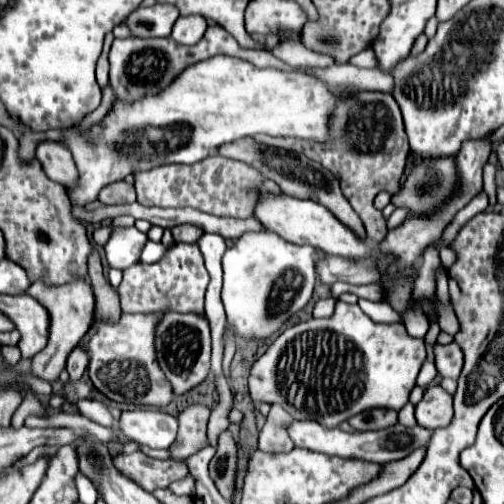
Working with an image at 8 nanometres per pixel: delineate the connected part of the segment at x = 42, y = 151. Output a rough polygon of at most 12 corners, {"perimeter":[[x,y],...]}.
{"perimeter":[[39,142],[35,156],[51,180],[73,184],[77,168],[61,142]]}

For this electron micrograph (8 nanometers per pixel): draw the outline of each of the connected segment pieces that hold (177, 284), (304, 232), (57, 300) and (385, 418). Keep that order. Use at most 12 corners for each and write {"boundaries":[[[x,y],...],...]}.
{"boundaries":[[[175,242],[157,264],[131,266],[121,310],[205,314],[199,246]],[[261,190],[253,216],[293,244],[377,256],[325,206]],[[81,278],[25,290],[47,308],[47,346],[31,372],[53,382],[91,326],[95,298]],[[387,408],[361,412],[349,420],[353,430],[383,430],[397,422]]]}

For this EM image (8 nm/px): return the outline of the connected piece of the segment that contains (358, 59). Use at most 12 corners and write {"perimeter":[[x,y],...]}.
{"perimeter":[[371,48],[355,54],[349,64],[377,68],[379,62]]}

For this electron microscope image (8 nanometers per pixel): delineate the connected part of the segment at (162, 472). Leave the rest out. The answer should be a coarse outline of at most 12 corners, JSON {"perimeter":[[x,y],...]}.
{"perimeter":[[143,452],[119,454],[115,466],[147,492],[185,478],[185,462]]}

